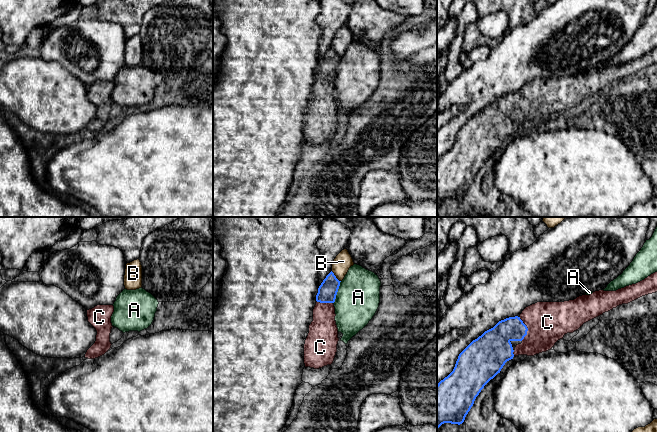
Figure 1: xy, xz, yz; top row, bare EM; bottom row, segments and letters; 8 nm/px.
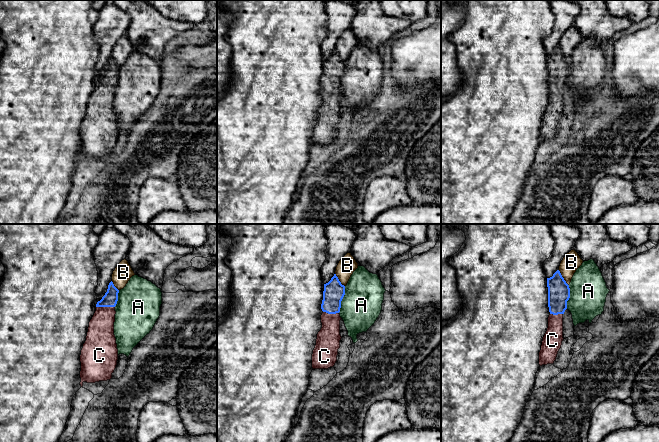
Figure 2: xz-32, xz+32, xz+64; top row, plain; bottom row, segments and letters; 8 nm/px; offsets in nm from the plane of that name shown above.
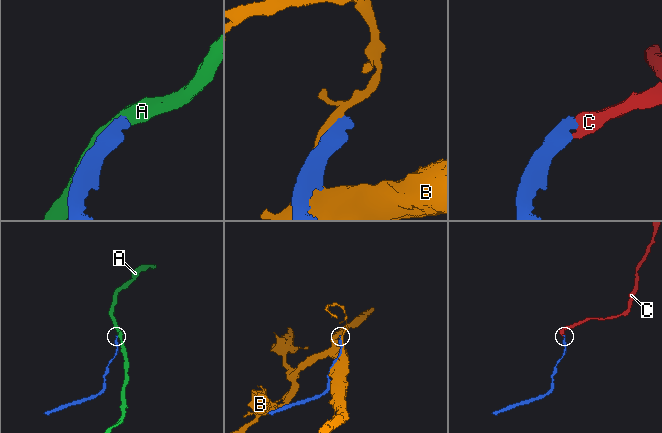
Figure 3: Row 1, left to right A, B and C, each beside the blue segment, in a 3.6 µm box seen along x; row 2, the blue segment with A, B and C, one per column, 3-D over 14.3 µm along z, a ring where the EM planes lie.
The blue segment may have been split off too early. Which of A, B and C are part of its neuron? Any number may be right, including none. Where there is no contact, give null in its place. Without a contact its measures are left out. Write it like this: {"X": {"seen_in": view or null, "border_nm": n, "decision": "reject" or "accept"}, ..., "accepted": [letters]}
{"A": {"seen_in": "xz", "border_nm": 200, "decision": "reject"}, "B": {"seen_in": "xz", "border_nm": 120, "decision": "reject"}, "C": {"seen_in": "yz", "border_nm": 200, "decision": "accept"}, "accepted": ["C"]}

